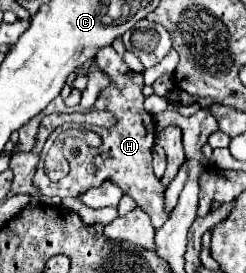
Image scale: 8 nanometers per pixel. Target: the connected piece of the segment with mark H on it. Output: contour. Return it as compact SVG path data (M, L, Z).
M112 46L102 48L100 54L94 58L94 62L104 74L108 74L112 84L106 86L98 94L98 100L92 106L92 110L108 110L118 118L118 122L114 124L114 128L94 128L102 138L102 146L88 148L84 154L82 152L77 154L77 140L66 138L63 152L69 163L70 170L58 182L51 181L44 171L45 156L60 134L60 128L54 130L48 137L40 154L40 160L33 178L34 186L45 196L78 198L78 196L82 196L82 192L86 192L86 190L90 190L94 186L102 186L102 182L108 180L108 182L120 186L122 192L132 196L136 200L136 204L150 216L154 228L160 228L168 220L168 214L164 212L164 186L152 172L152 152L156 132L152 116L144 110L142 72L132 72L124 64L124 60L116 54L116 50Z

